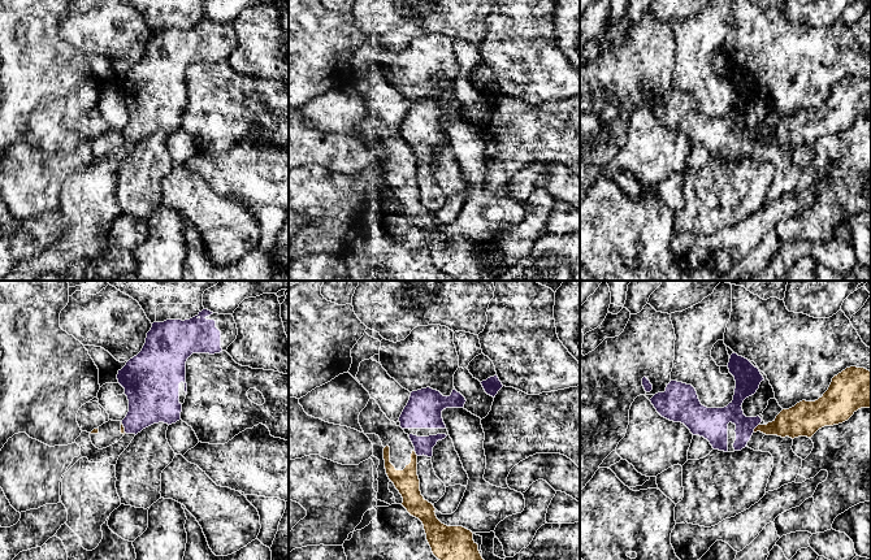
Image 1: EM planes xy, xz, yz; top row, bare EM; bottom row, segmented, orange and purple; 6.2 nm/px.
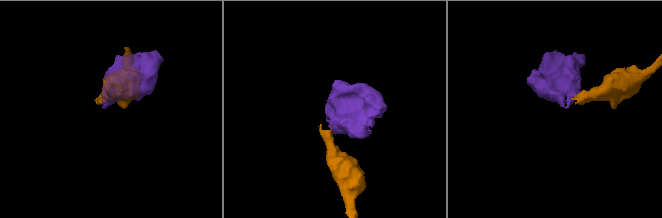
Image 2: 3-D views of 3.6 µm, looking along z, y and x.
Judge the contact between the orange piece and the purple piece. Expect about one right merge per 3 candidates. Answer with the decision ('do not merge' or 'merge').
do not merge

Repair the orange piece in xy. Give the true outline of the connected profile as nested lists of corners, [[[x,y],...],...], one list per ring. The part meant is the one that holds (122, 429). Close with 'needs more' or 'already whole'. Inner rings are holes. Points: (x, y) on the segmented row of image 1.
[[[112,421],[103,424],[90,433],[92,444],[99,448],[107,448],[117,443],[125,435],[125,427],[121,421]]] | needs more

